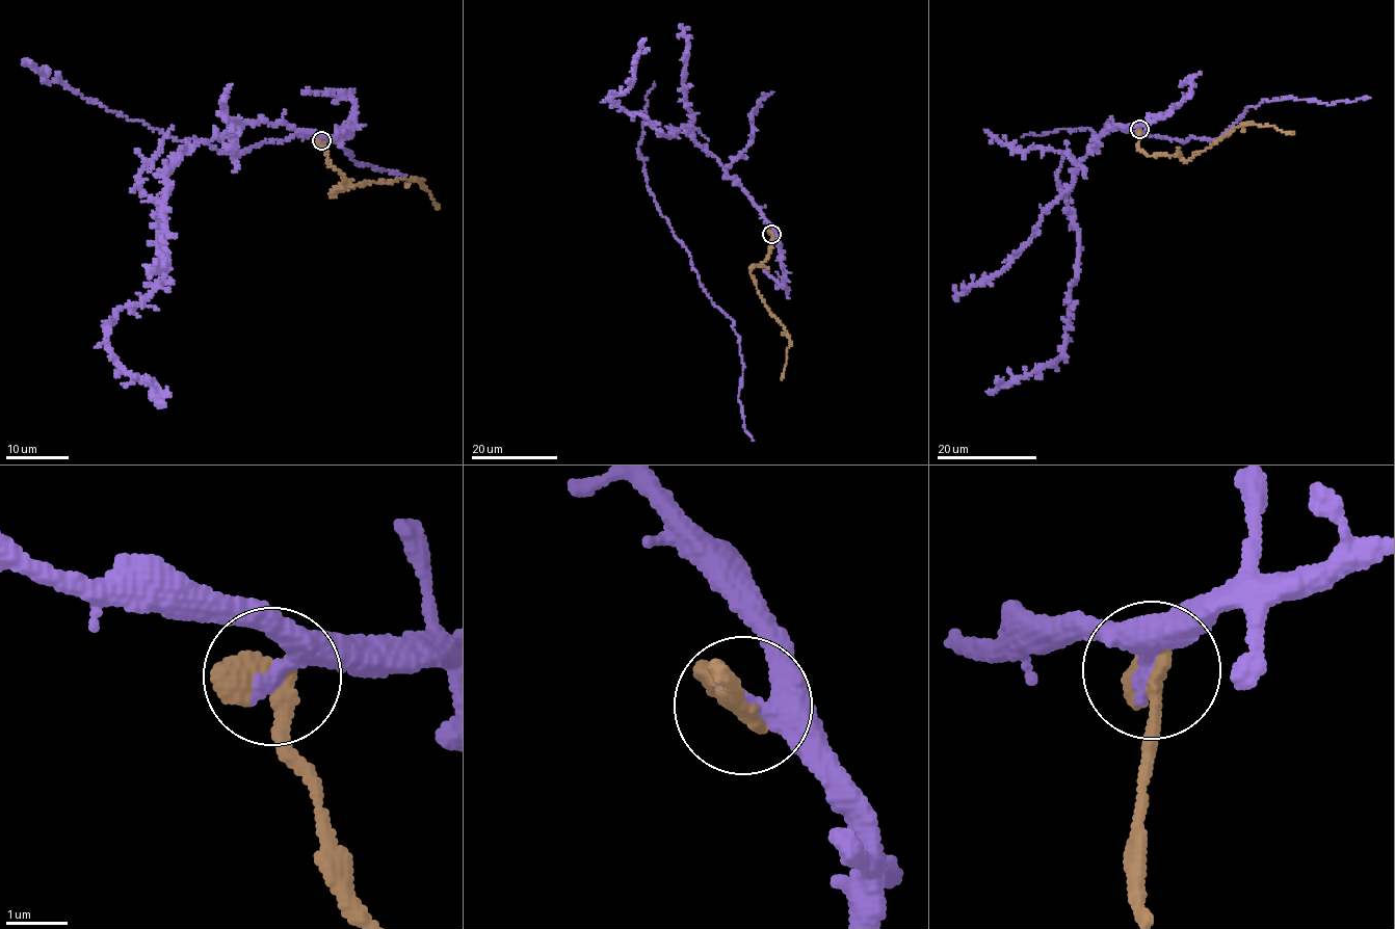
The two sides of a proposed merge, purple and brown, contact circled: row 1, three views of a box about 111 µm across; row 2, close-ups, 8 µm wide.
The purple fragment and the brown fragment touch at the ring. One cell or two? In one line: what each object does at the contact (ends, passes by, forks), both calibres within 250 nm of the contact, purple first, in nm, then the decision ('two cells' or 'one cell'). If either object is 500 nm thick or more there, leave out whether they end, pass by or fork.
320 nm thick on the purple side, 500 nm on the other; two cells

